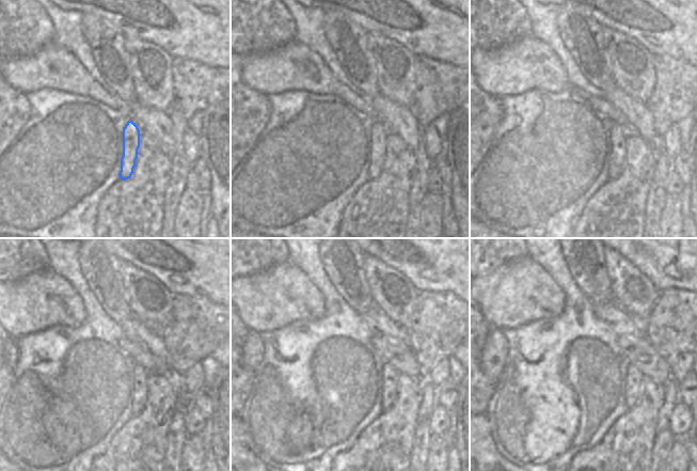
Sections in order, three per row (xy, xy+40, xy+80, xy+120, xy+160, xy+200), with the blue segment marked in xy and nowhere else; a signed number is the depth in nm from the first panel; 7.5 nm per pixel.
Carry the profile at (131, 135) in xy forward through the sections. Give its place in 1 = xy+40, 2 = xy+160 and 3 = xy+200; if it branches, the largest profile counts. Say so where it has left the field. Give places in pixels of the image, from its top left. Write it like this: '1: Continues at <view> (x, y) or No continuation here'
1: Continues at xy+40 (378, 134)
2: Continues at xy+160 (390, 376)
3: Continues at xy+200 (634, 379)

